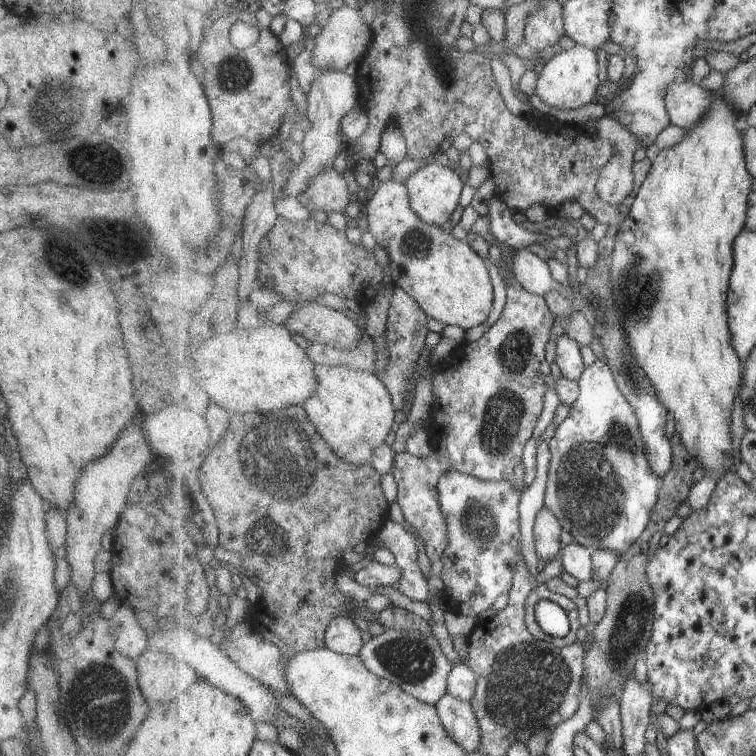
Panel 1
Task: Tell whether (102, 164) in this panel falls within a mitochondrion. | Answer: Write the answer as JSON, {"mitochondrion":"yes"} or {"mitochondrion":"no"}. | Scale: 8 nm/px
{"mitochondrion":"yes"}

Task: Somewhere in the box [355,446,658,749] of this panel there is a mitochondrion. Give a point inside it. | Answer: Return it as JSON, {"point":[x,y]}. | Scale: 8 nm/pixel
{"point":[526,683]}

